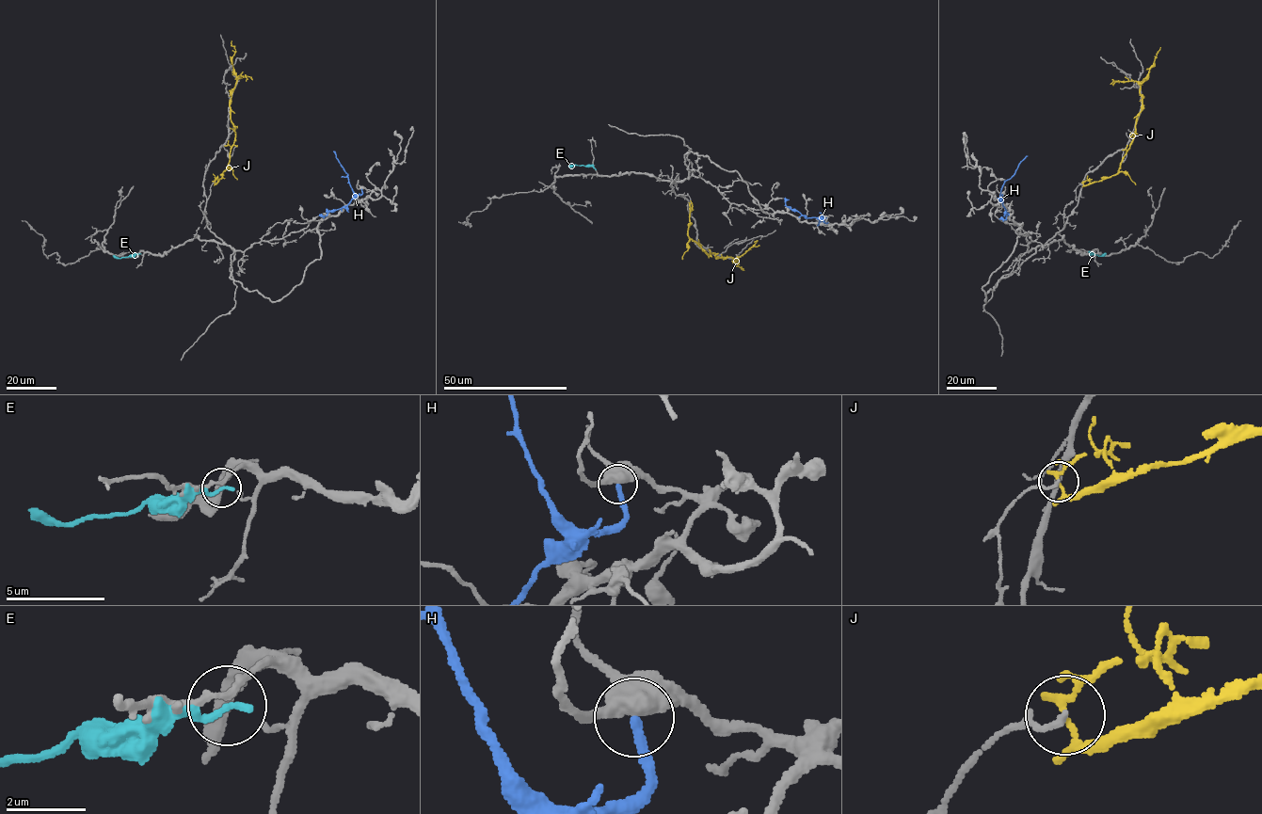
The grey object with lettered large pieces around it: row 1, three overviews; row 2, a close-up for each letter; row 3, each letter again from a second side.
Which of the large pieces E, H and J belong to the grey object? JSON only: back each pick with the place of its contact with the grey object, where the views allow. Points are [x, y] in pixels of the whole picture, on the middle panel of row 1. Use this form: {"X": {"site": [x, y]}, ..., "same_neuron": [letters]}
{"same_neuron": []}

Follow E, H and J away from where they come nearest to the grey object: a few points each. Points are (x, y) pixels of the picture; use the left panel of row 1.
E: (138, 253), (119, 258), (113, 255)
H: (361, 189), (359, 195), (352, 190), (347, 174), (333, 151)
J: (215, 182), (223, 178), (235, 136), (230, 105), (236, 77), (231, 59), (235, 49), (231, 40)

